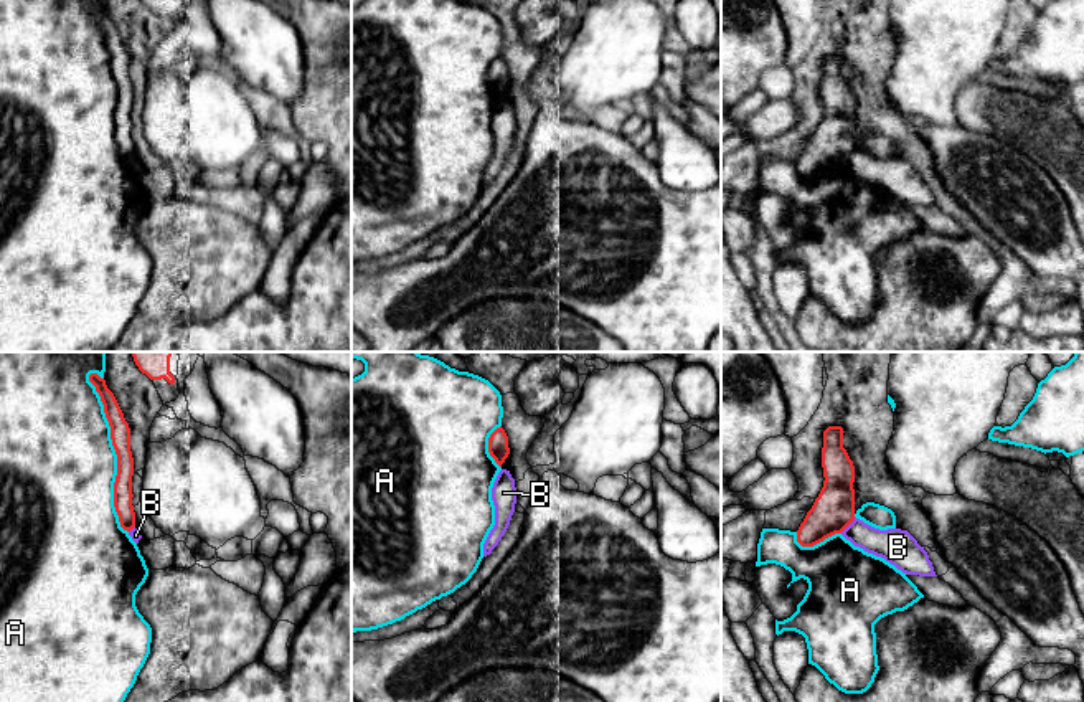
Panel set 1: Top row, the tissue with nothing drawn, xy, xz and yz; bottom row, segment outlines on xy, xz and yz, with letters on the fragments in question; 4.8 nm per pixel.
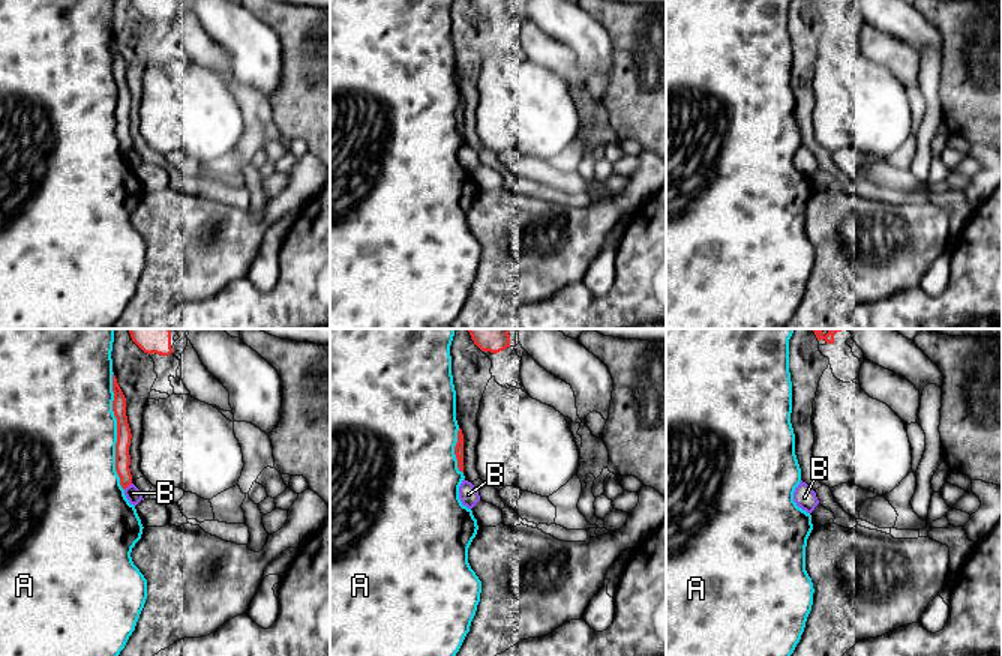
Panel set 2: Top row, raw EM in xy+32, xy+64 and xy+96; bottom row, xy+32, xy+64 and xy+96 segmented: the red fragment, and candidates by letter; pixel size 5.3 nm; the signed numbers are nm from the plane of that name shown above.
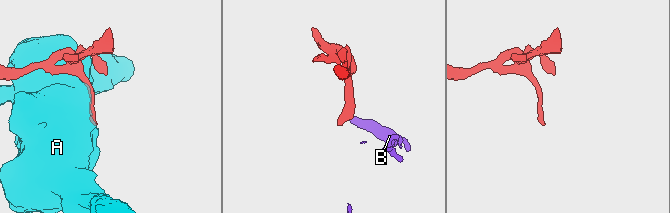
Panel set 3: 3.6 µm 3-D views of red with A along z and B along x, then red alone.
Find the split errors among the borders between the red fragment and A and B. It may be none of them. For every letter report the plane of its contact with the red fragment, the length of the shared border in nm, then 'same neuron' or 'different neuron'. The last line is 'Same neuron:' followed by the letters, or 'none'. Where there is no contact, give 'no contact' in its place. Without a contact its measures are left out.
A: contact in xy; length 800 nm; different neuron
B: contact in yz; length 110 nm; different neuron
Same neuron: none

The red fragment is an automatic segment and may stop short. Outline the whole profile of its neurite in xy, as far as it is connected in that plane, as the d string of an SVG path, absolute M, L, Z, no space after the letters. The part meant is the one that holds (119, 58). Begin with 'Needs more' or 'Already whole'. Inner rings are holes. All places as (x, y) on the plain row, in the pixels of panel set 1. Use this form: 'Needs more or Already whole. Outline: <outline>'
Already whole. Outline: M91 3L89 12L96 17L104 35L104 43L111 56L112 76L117 84L114 137L119 145L120 157L130 162L135 157L135 142L132 135L134 88L130 81L130 58L114 23L107 18L106 10L97 3Z

